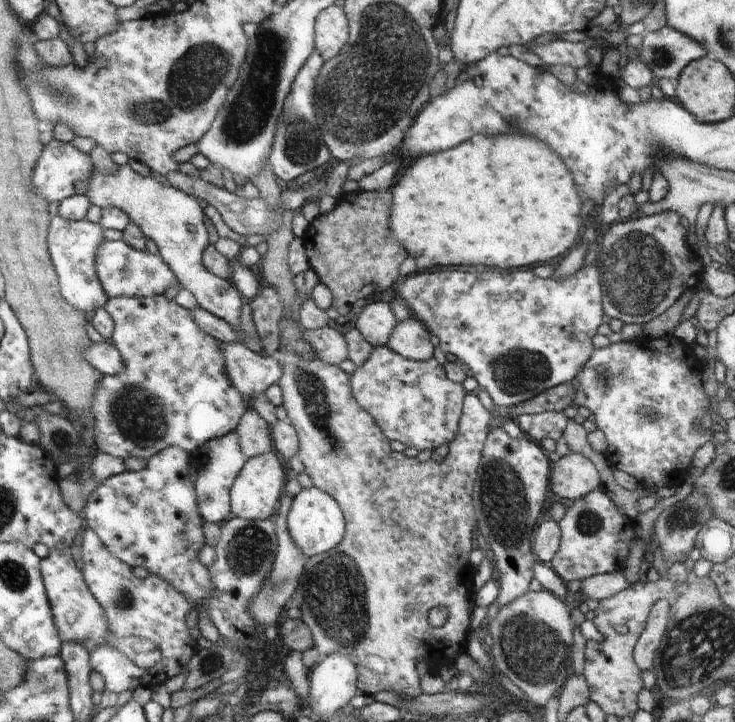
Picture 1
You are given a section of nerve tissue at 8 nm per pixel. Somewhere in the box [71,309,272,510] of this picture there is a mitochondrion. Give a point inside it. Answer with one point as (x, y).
(140, 416)

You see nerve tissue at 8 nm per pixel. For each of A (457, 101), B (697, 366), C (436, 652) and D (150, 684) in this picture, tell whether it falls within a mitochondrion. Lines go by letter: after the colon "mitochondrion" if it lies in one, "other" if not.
A: other
B: other
C: other
D: other

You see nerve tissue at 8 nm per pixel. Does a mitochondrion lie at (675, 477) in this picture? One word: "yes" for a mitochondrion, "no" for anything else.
no

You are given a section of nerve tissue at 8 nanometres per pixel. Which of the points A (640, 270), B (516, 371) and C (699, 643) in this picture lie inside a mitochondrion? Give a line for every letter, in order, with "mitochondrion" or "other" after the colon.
A: mitochondrion
B: mitochondrion
C: mitochondrion

